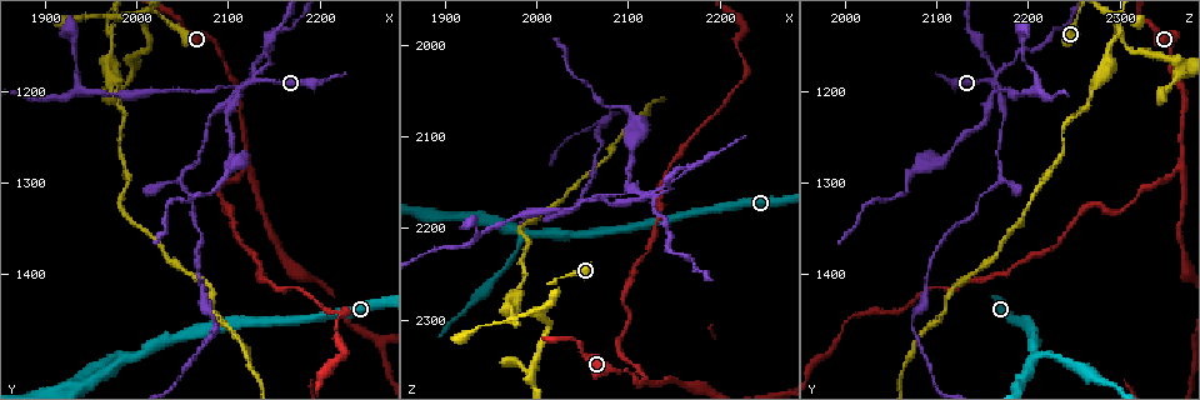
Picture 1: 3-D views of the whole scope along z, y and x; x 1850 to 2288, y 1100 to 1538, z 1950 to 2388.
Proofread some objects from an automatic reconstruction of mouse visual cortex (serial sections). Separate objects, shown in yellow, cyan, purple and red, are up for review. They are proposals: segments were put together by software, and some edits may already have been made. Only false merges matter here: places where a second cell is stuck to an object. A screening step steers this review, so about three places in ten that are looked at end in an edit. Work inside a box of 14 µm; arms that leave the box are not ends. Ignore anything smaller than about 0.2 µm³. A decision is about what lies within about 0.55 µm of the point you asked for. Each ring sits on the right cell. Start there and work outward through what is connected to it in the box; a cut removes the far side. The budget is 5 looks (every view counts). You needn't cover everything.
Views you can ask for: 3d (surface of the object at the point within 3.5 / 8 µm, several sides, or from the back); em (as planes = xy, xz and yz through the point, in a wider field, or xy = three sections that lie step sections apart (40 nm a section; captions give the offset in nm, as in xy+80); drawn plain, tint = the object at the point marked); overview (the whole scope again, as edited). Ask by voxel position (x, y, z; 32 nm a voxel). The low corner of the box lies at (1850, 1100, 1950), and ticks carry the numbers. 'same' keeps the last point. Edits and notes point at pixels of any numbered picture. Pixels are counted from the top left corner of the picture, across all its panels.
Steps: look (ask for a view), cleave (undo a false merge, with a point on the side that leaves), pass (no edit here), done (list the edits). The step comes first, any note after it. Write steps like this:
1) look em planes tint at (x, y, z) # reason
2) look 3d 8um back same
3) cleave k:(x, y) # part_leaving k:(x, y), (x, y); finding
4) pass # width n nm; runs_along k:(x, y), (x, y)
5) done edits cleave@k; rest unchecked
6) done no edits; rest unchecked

look em planes tint at (2125, 1280, 2370) # two arms in line, one across

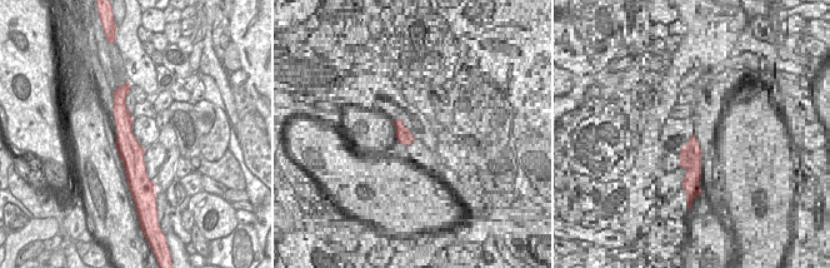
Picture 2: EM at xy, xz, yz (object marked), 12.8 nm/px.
look 3d 3.5um same

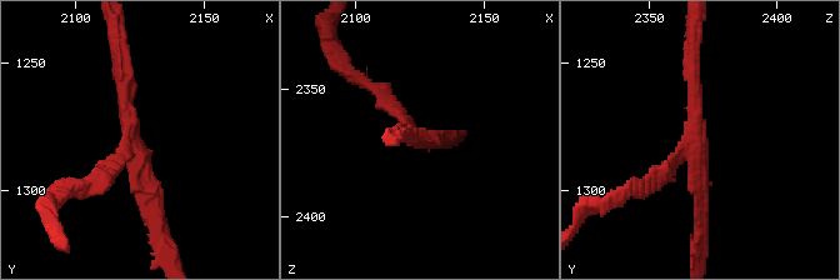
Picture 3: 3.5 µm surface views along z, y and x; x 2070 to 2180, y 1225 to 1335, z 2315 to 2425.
cleave 3:(660, 170) # part_leaving 3:(685, 153), (609, 203); two cells meet here

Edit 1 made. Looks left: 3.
look 3d 8um at (2120, 1190, 2165) # arms run side by side

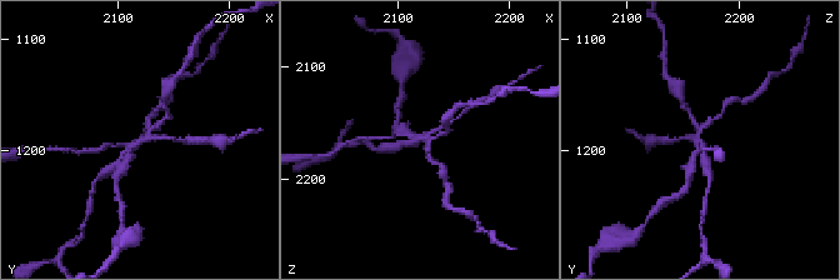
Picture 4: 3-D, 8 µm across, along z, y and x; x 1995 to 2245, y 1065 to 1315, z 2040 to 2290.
look 3d 3.5um at (2118, 1194, 2168)

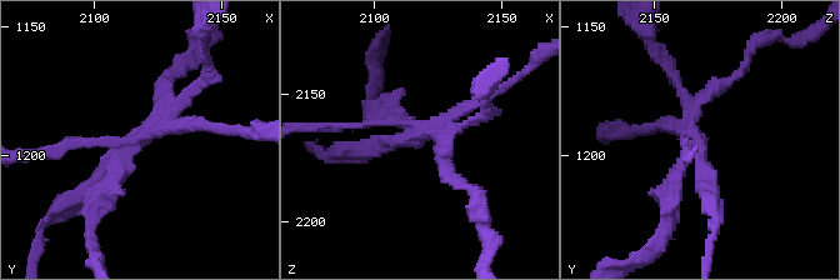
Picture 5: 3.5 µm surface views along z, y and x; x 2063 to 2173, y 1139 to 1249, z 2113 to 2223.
look em xy step 2 tint at (2117, 1194, 2165) # need the tissue

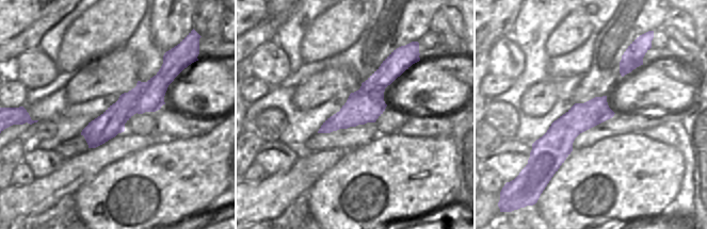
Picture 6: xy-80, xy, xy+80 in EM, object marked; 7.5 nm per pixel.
cleave 5:(665, 188) # a second cell is stuck on

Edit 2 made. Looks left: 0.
done edits cleave@3, cleave@5; rest unchecked

